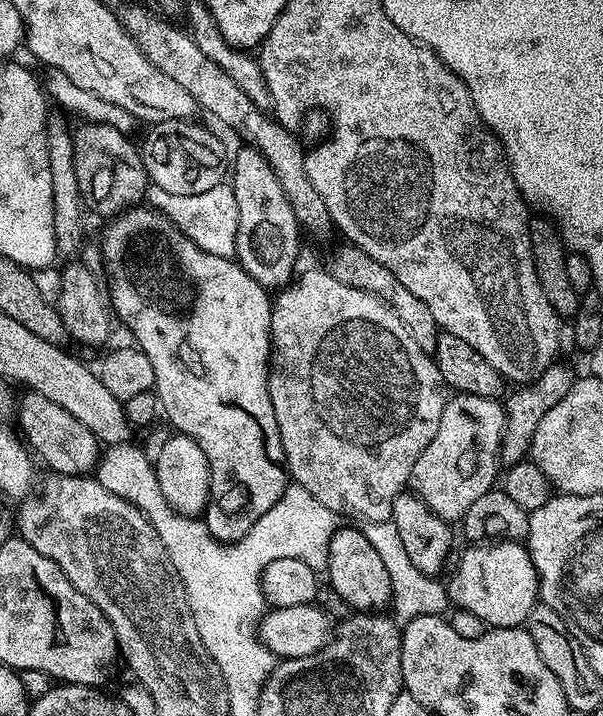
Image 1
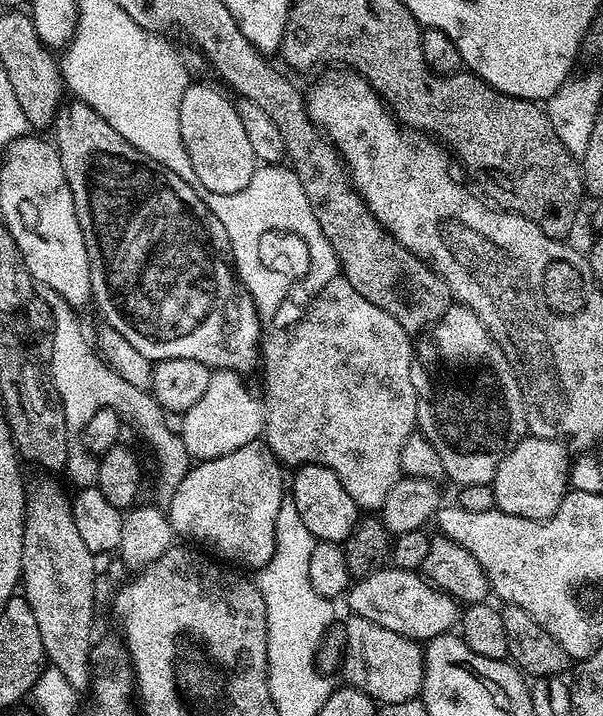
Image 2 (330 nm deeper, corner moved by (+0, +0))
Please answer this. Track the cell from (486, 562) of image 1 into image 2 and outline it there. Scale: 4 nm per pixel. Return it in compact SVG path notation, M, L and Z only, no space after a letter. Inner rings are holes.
M385 566L366 578L356 580L346 593L346 601L352 609L351 615L361 616L370 622L378 622L378 626L386 626L386 630L394 630L394 634L402 634L407 640L427 642L435 636L451 633L457 627L462 615L462 608L453 596L429 584L420 572L407 572L401 568Z

